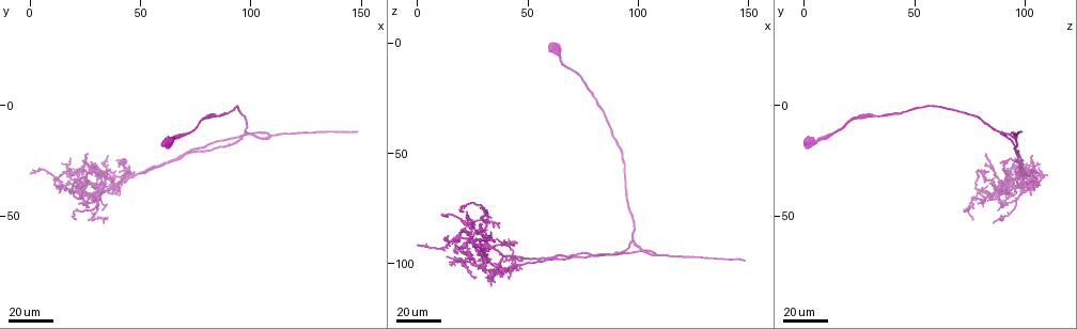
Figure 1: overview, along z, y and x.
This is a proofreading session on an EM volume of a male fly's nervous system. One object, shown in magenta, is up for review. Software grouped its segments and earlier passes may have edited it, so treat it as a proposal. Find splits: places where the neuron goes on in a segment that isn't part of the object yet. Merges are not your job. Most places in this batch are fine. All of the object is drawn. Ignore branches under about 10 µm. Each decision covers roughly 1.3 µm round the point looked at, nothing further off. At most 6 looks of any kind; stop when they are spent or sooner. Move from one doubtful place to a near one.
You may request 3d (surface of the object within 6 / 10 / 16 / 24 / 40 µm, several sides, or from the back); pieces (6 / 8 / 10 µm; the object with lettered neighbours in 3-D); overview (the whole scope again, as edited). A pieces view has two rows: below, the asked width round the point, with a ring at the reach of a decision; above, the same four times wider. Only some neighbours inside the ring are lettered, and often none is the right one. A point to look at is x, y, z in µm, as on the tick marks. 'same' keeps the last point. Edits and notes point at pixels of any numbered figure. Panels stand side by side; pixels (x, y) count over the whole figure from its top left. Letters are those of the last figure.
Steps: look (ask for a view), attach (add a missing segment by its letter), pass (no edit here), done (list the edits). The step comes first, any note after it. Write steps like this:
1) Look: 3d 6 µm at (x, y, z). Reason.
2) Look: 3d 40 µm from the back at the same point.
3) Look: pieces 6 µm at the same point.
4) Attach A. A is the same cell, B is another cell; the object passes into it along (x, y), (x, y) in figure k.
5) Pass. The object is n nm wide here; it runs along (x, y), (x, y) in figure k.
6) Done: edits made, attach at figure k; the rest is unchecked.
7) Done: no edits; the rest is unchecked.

Look: 3d 24 µm at (148, 12, 99). Free end.

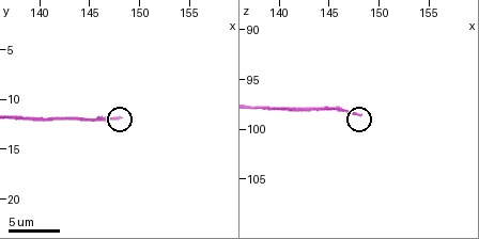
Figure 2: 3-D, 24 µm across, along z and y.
Look: pieces 10 µm at (148.0, 12.0, 98.6).

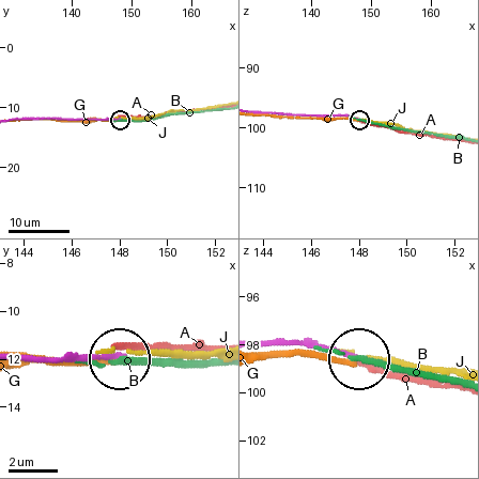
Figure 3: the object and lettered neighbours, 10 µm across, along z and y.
Pass. The object is 160 nm wide here; A, B, G and J are other cells; it runs along (28, 120), (118, 120) in figure 3; no lettered segment goes on from it.

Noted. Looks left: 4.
Look: 3d 40 µm at (45, 27, 91). End of a long branch.

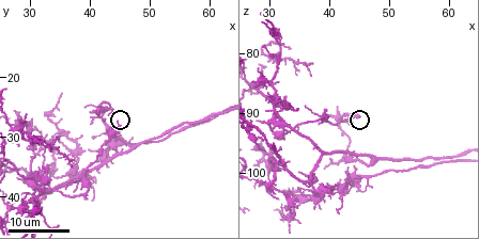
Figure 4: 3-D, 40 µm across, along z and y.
Look: pieces 8 µm at the same point.

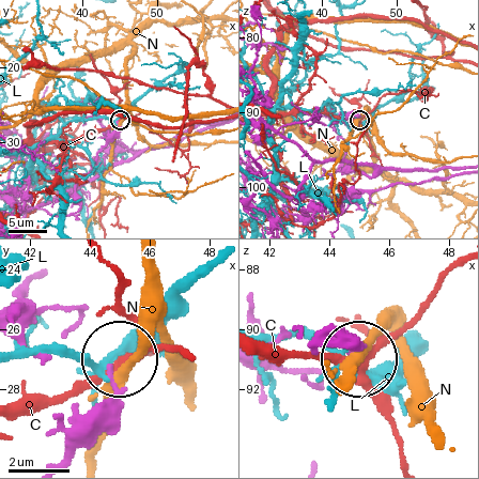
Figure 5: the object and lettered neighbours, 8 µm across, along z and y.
Pass. C, L and N are other cells; no lettered segment goes on from it.

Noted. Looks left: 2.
Look: 3d 40 µm at (0, 31, 91). End of a long branch.

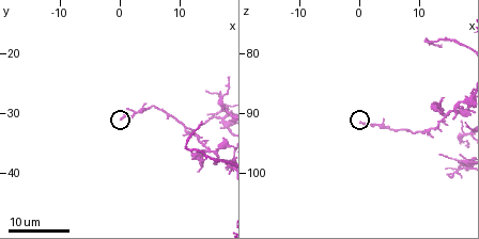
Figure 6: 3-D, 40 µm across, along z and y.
Look: pieces 10 µm at (0.5, 31.0, 91.5). See the neighbours.

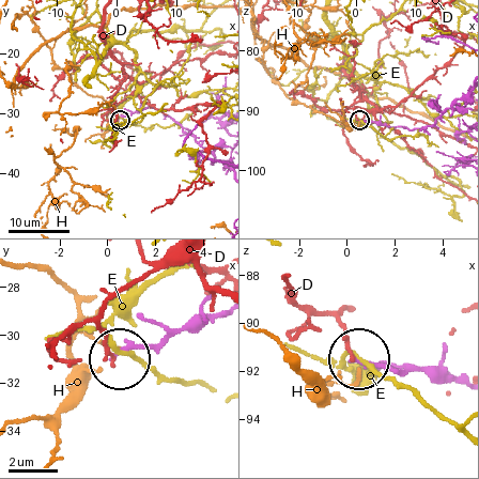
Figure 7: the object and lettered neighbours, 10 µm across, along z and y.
Pass. D, E and H are other cells; none of them fits.

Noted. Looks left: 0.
Done: no edits; the rest is unchecked.

